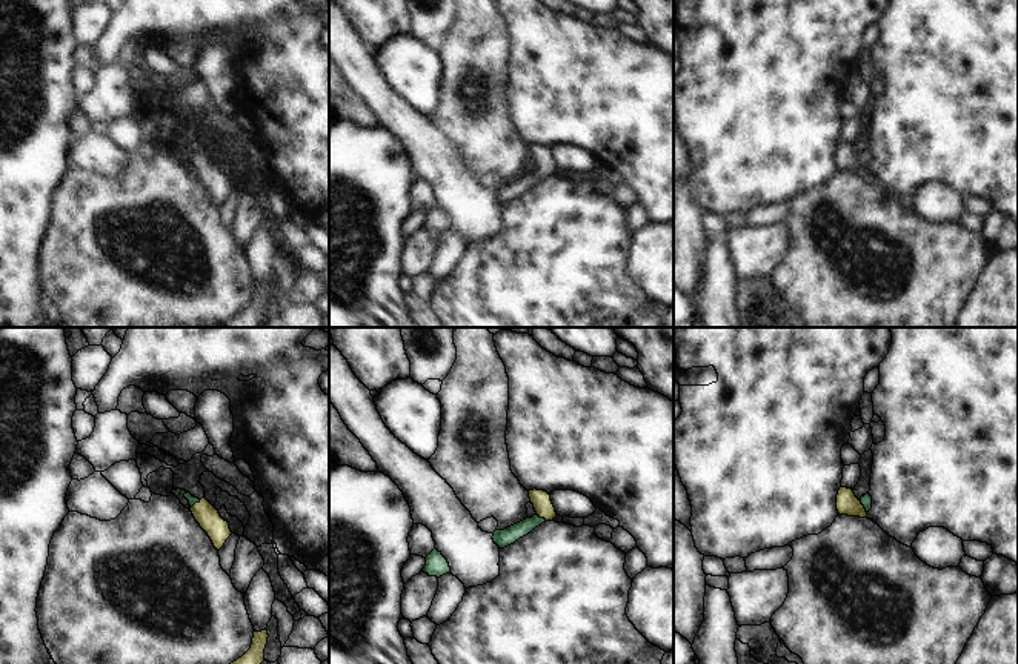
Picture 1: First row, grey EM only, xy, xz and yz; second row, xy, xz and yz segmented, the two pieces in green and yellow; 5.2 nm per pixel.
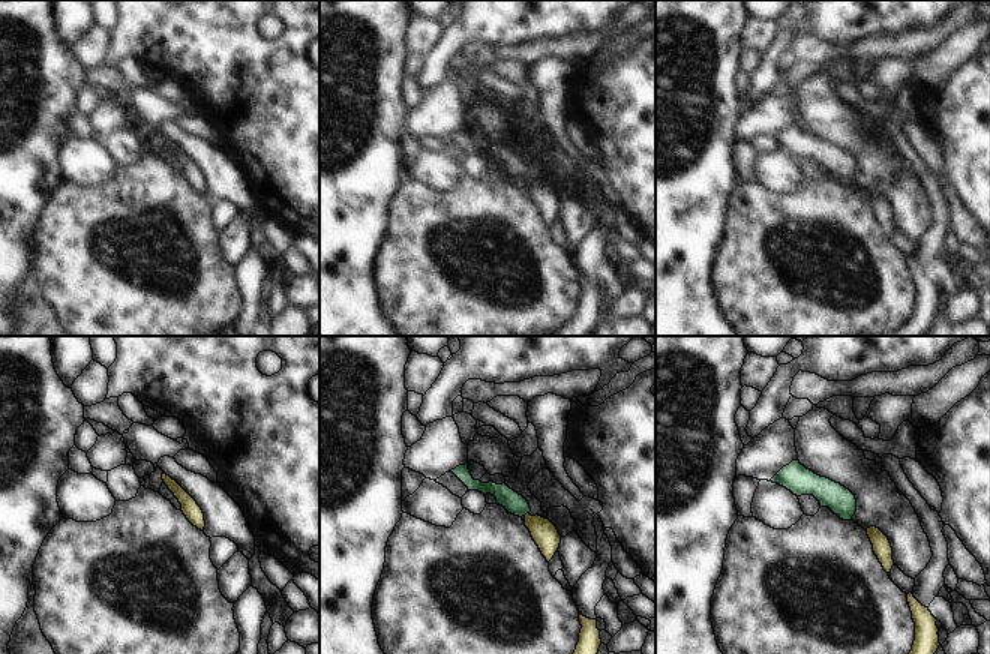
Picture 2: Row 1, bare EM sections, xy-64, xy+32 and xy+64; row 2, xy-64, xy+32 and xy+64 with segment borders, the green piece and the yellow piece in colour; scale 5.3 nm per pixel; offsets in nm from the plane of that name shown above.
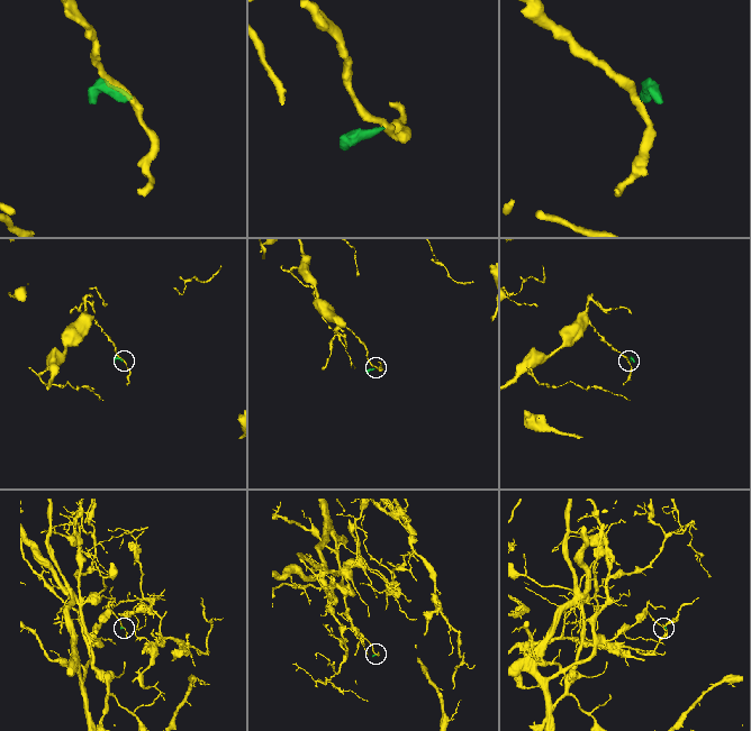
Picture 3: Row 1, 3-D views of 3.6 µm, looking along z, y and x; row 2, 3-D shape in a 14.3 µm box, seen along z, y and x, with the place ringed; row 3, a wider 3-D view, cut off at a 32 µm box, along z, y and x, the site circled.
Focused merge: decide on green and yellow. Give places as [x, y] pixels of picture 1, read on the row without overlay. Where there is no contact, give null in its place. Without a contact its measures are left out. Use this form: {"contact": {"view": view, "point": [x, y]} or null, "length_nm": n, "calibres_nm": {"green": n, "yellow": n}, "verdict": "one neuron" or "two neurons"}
{"contact": {"view": "yz", "point": [863, 160]}, "length_nm": 80, "calibres_nm": {"green": 60, "yellow": 110}, "verdict": "one neuron"}

